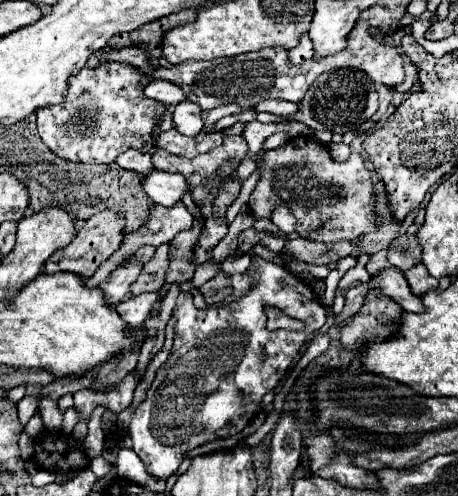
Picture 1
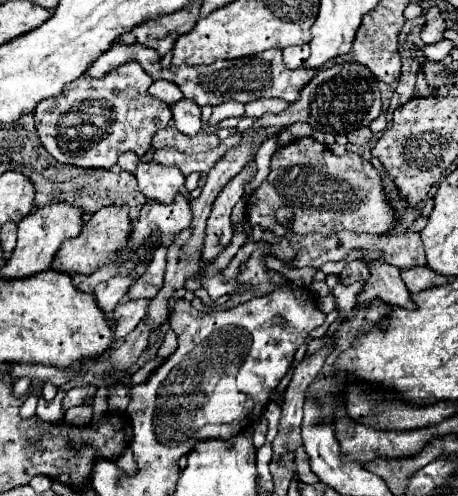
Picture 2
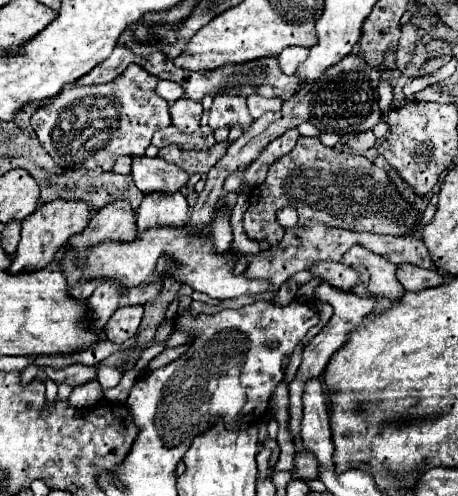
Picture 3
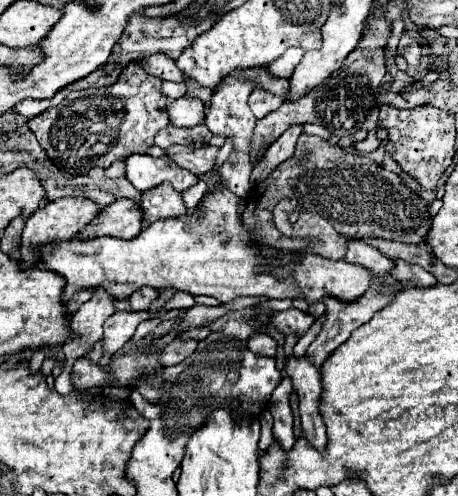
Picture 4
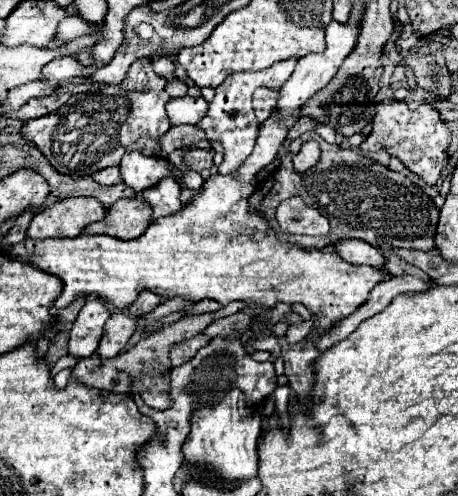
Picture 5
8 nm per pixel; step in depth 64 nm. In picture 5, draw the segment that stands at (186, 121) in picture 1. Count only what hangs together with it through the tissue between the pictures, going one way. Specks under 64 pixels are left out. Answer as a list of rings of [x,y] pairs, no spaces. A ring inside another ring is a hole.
[[[172,98],[166,104],[166,112],[172,124],[198,124],[208,110],[208,104],[204,98]]]

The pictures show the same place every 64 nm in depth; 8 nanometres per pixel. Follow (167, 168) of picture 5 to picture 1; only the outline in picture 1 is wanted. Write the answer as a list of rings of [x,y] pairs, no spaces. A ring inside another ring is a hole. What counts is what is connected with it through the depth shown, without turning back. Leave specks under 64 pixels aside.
[[[152,170],[148,176],[142,178],[146,194],[162,206],[172,206],[184,198],[188,192],[188,184],[182,174],[168,174],[162,170]]]

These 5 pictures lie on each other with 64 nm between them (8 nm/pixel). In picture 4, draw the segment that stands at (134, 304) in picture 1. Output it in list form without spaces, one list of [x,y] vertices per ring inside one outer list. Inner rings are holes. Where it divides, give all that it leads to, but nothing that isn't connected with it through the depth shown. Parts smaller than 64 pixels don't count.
[[[114,312],[104,324],[104,356],[112,356],[120,350],[134,336],[136,326],[146,318],[146,312]]]

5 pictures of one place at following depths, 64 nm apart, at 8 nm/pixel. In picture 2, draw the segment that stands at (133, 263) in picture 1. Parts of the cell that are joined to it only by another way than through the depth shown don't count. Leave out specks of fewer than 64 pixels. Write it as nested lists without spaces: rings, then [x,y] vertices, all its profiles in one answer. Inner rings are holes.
[[[130,272],[126,276],[120,276],[118,274],[118,276],[110,278],[108,282],[98,284],[96,290],[94,290],[94,296],[98,300],[98,306],[110,316],[112,310],[116,308],[116,304],[126,296],[126,292],[128,292],[128,288],[130,288],[130,284],[134,280],[136,280],[136,276],[132,276],[132,272]]]

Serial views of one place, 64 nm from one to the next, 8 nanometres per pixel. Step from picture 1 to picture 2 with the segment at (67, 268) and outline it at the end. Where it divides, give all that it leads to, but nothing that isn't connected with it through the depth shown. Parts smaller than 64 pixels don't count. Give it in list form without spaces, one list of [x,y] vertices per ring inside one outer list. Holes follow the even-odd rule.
[[[106,206],[92,214],[92,218],[82,226],[82,232],[76,238],[70,238],[62,244],[62,248],[56,252],[52,268],[60,272],[74,272],[74,274],[92,274],[98,266],[106,264],[112,254],[122,250],[128,242],[130,232],[130,218],[128,218],[128,206]]]

